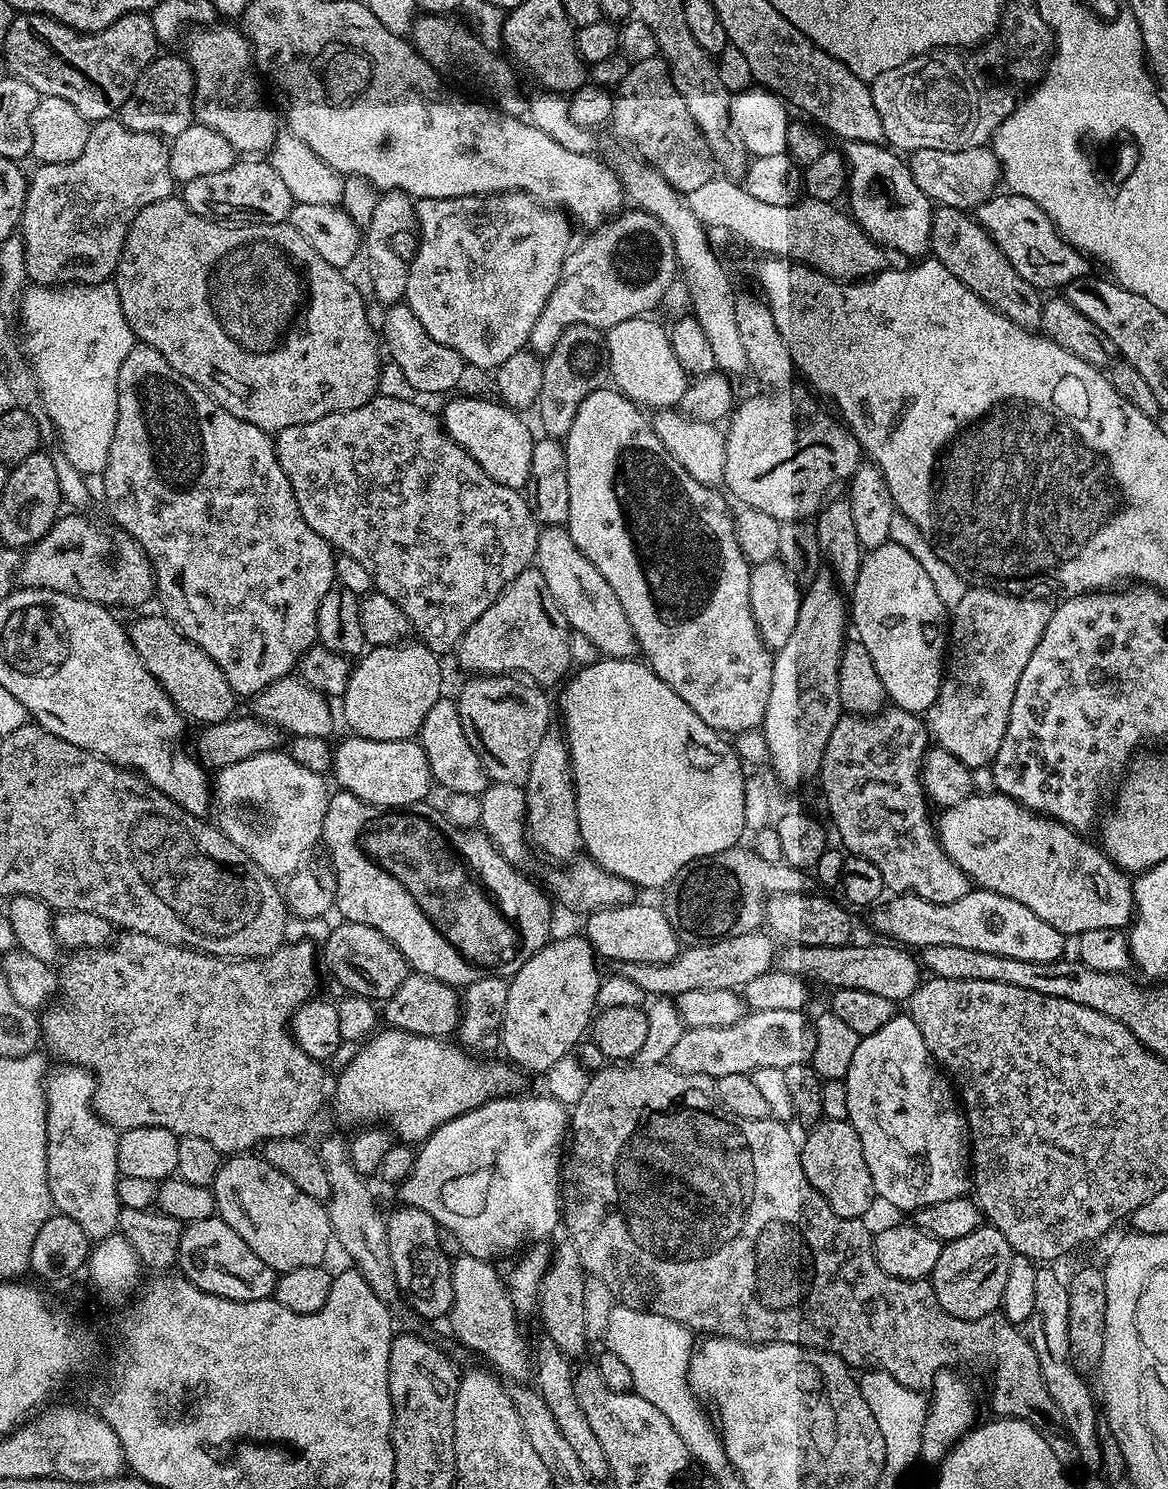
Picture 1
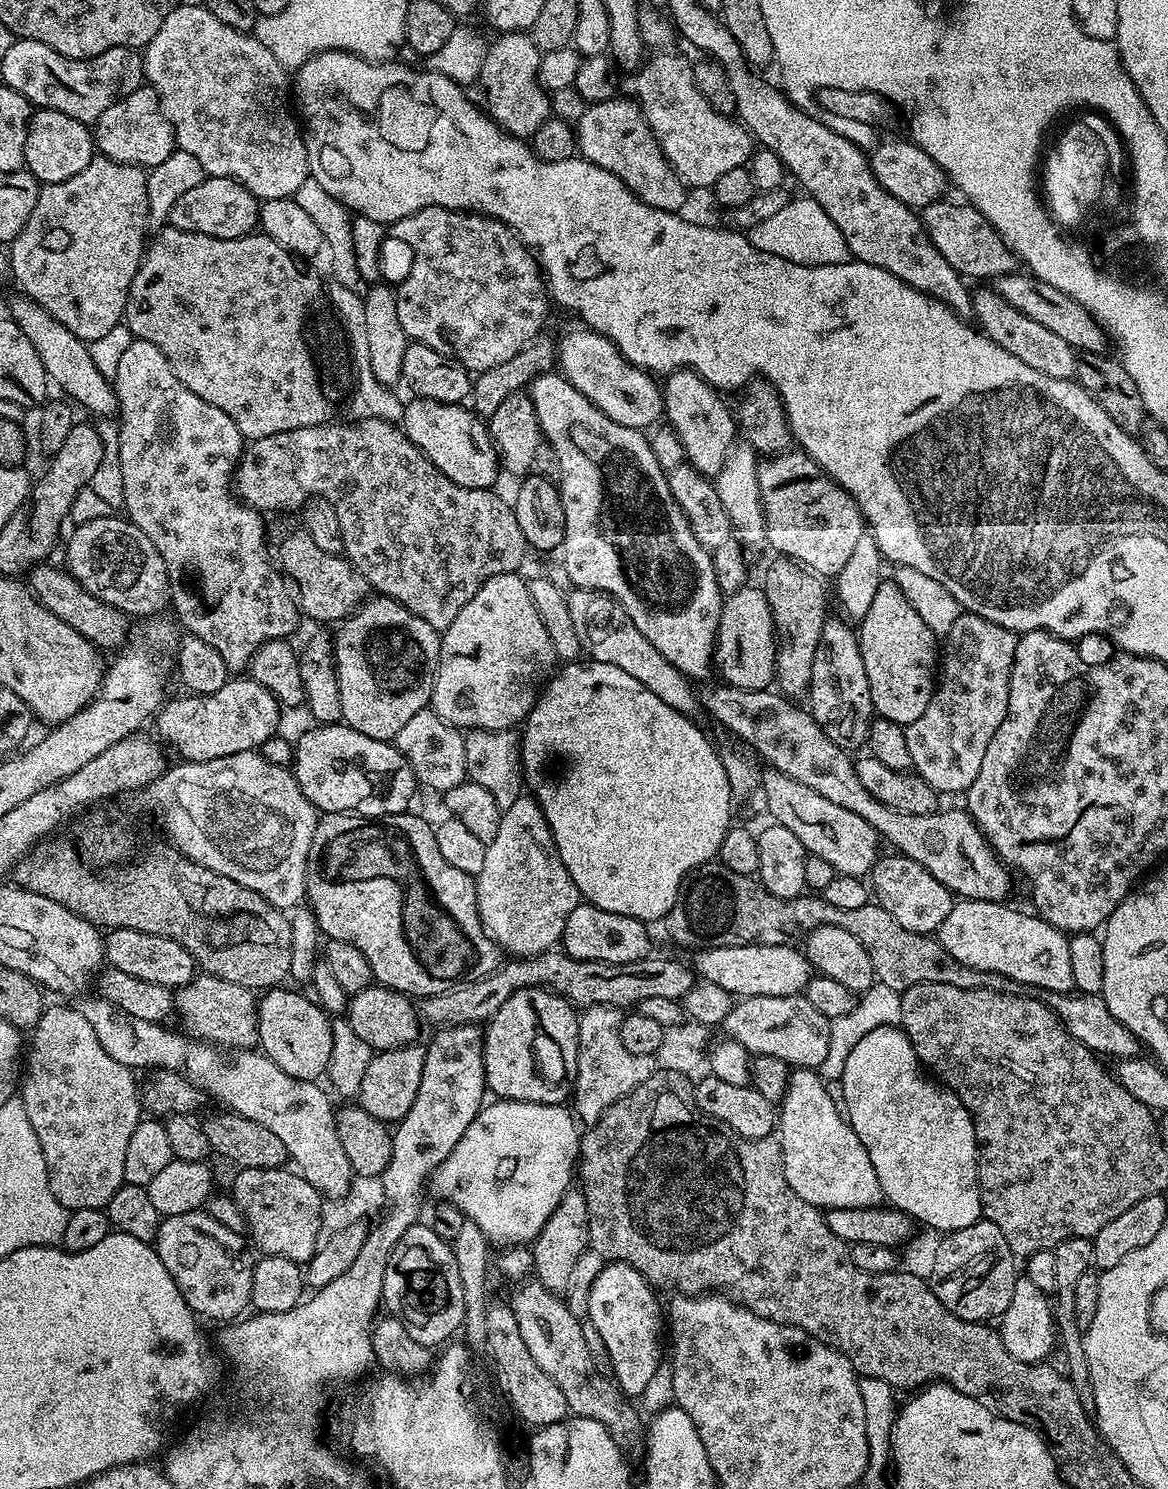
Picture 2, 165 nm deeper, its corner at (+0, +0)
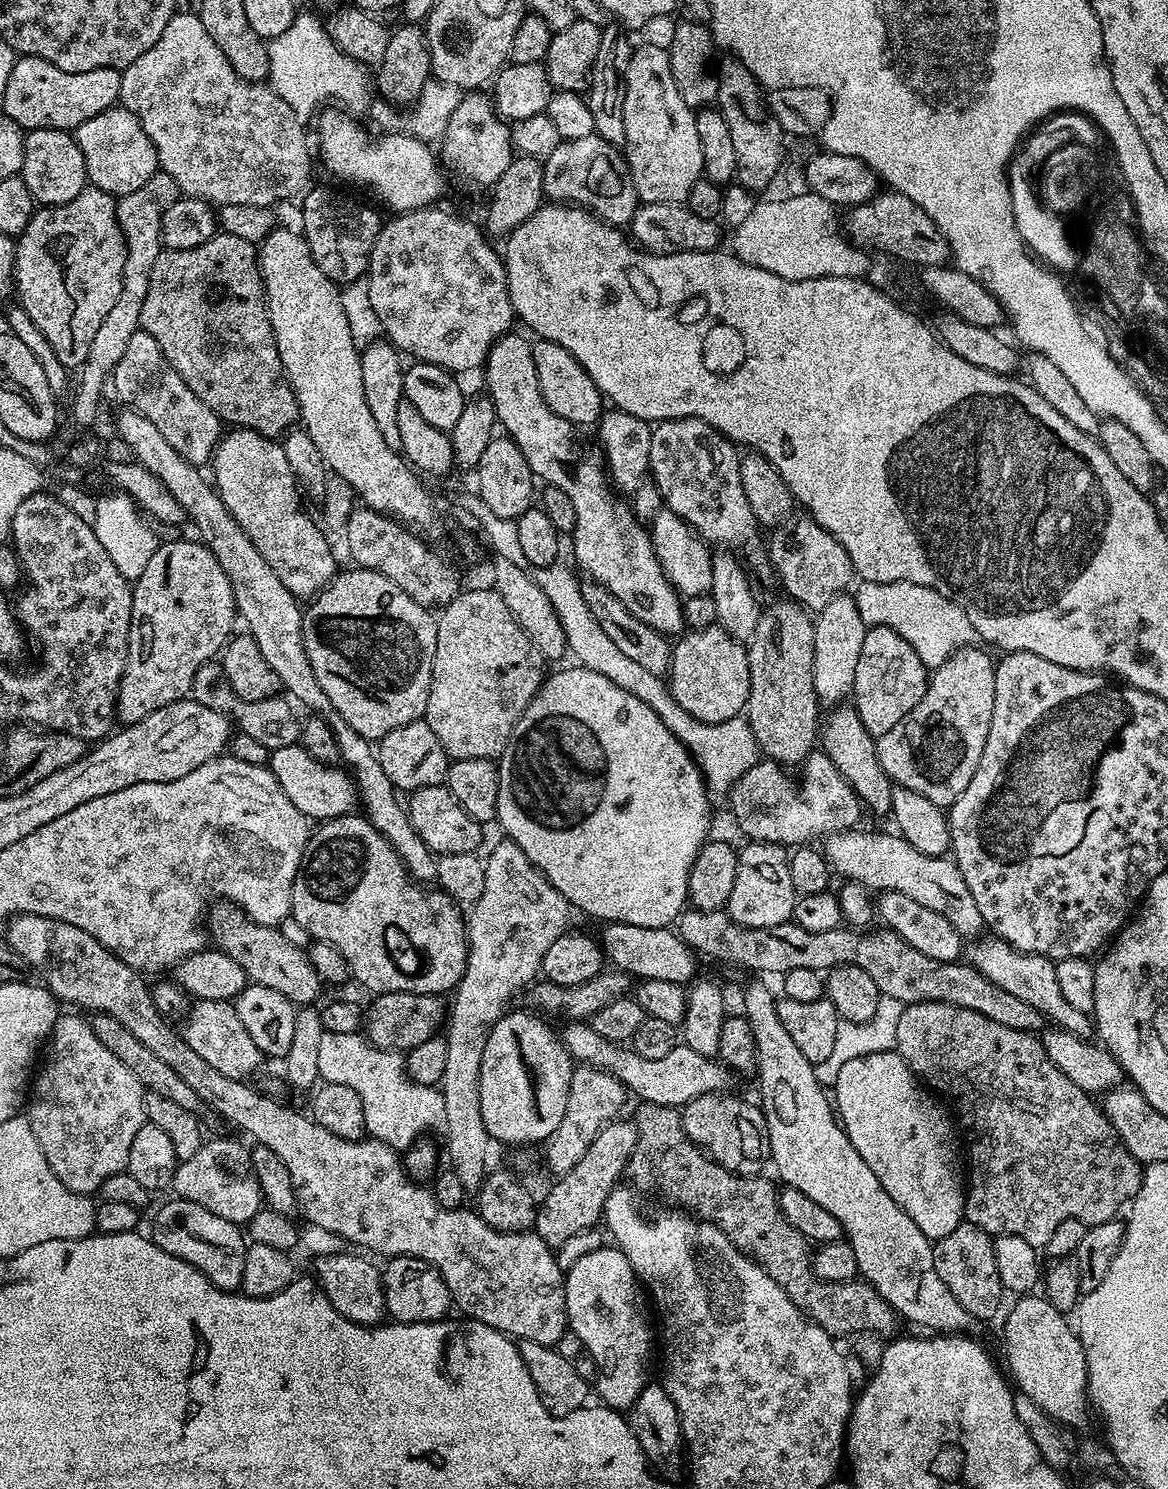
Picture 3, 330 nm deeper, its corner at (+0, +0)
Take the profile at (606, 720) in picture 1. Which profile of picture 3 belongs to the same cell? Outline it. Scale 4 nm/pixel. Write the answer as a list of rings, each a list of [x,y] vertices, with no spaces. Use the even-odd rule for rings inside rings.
[[[575,666],[576,668],[564,668],[561,672],[556,672],[547,677],[544,683],[540,685],[536,691],[536,697],[526,706],[526,710],[522,714],[522,718],[518,718],[518,722],[514,726],[514,734],[510,738],[510,742],[506,746],[503,756],[499,757],[498,767],[500,770],[500,781],[498,782],[498,806],[496,807],[496,820],[501,824],[503,835],[515,842],[522,850],[522,854],[526,854],[526,858],[530,858],[530,862],[535,868],[549,880],[558,891],[568,900],[569,905],[573,909],[581,908],[588,916],[593,916],[599,922],[611,922],[614,924],[629,924],[630,926],[650,926],[651,928],[666,928],[677,923],[678,917],[685,911],[688,899],[688,879],[690,878],[690,866],[694,866],[694,858],[698,854],[698,850],[709,839],[708,827],[712,824],[712,807],[713,801],[710,799],[708,785],[705,783],[704,774],[696,758],[688,751],[688,748],[666,728],[666,723],[650,708],[646,702],[642,702],[634,694],[628,693],[622,686],[616,685],[610,678],[604,677],[600,673],[596,673],[592,669],[583,666]]]

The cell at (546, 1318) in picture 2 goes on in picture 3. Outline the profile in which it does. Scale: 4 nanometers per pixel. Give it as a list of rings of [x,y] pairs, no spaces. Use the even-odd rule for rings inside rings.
[[[26,914],[25,916],[13,916],[7,921],[6,927],[8,927],[8,933],[6,933],[6,939],[8,944],[13,948],[21,958],[28,963],[29,969],[37,972],[41,976],[39,979],[42,981],[43,987],[47,988],[53,996],[56,997],[57,1001],[63,1002],[64,1000],[68,1004],[77,1004],[80,1009],[88,1014],[109,1015],[110,1018],[116,1018],[118,1022],[126,1026],[126,1029],[130,1030],[130,1034],[138,1038],[143,1045],[147,1047],[157,1058],[162,1058],[166,1065],[170,1066],[171,1069],[178,1074],[178,1077],[182,1078],[183,1081],[187,1083],[194,1090],[195,1094],[198,1094],[198,1098],[204,1106],[210,1106],[221,1116],[224,1120],[229,1120],[236,1128],[241,1128],[248,1136],[253,1136],[256,1139],[255,1143],[262,1148],[269,1148],[274,1150],[274,1154],[278,1154],[278,1158],[282,1158],[282,1166],[286,1166],[286,1170],[290,1170],[290,1182],[293,1188],[296,1189],[296,1202],[299,1211],[302,1213],[304,1211],[305,1221],[309,1225],[320,1226],[325,1230],[331,1232],[336,1236],[340,1236],[344,1242],[349,1245],[355,1246],[360,1250],[367,1250],[369,1253],[381,1252],[384,1258],[391,1258],[393,1256],[413,1256],[419,1260],[424,1260],[430,1266],[434,1266],[440,1271],[440,1277],[446,1282],[448,1287],[448,1292],[452,1296],[452,1303],[458,1309],[461,1308],[464,1311],[463,1315],[467,1319],[475,1320],[478,1324],[485,1324],[490,1326],[494,1330],[503,1332],[512,1338],[523,1338],[525,1340],[533,1340],[539,1344],[546,1344],[549,1346],[559,1345],[559,1340],[563,1338],[564,1332],[569,1331],[568,1326],[568,1315],[566,1314],[566,1302],[564,1301],[564,1278],[566,1275],[565,1269],[558,1266],[556,1261],[556,1253],[549,1244],[542,1242],[542,1238],[538,1238],[538,1234],[535,1230],[525,1230],[522,1232],[500,1232],[497,1228],[492,1228],[488,1225],[484,1219],[480,1216],[479,1212],[475,1210],[469,1210],[467,1207],[462,1208],[444,1208],[439,1202],[434,1198],[431,1187],[422,1185],[423,1183],[417,1182],[413,1177],[409,1176],[404,1162],[399,1151],[393,1149],[390,1145],[386,1145],[381,1141],[374,1140],[371,1138],[365,1138],[363,1140],[343,1140],[338,1138],[338,1134],[330,1134],[330,1130],[326,1130],[322,1126],[318,1126],[316,1121],[309,1118],[307,1115],[304,1116],[300,1112],[295,1112],[292,1108],[287,1108],[284,1104],[279,1104],[272,1096],[263,1096],[260,1092],[255,1092],[251,1088],[251,1083],[245,1082],[243,1080],[235,1080],[234,1078],[226,1078],[226,1074],[218,1074],[218,1070],[214,1070],[214,1066],[210,1066],[210,1062],[206,1062],[206,1058],[201,1058],[199,1054],[194,1054],[194,1050],[190,1050],[190,1046],[186,1046],[183,1035],[179,1031],[176,1032],[167,1024],[165,1017],[156,1009],[156,1003],[152,997],[152,988],[150,984],[147,984],[145,977],[141,973],[136,972],[130,966],[126,966],[124,962],[119,960],[117,956],[113,954],[110,950],[106,950],[106,946],[102,946],[102,942],[98,942],[98,938],[94,938],[90,934],[86,934],[84,930],[78,930],[76,926],[70,926],[66,922],[61,920],[55,920],[54,918],[46,918],[45,916],[35,916],[34,914]]]

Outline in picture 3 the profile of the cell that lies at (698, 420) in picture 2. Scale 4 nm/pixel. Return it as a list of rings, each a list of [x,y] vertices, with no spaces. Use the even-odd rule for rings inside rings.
[[[698,418],[685,420],[662,420],[652,428],[650,438],[650,480],[656,484],[664,500],[664,507],[670,509],[678,518],[690,525],[702,539],[709,545],[717,546],[724,550],[737,550],[744,548],[748,555],[746,564],[757,577],[773,579],[774,569],[770,563],[767,551],[760,549],[760,540],[756,537],[758,525],[754,514],[750,510],[750,502],[746,502],[746,494],[742,491],[742,474],[740,473],[740,457],[737,445],[728,437],[723,436],[718,429],[702,422]]]

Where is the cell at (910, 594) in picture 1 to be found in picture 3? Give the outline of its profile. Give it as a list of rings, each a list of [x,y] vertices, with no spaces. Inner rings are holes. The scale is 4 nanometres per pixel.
[[[886,626],[869,627],[862,642],[858,670],[854,670],[851,694],[858,718],[862,718],[862,726],[877,738],[886,734],[886,730],[894,730],[894,726],[898,726],[898,722],[922,702],[929,679],[929,669],[925,668],[922,658],[918,658],[914,646],[910,646],[906,638]]]

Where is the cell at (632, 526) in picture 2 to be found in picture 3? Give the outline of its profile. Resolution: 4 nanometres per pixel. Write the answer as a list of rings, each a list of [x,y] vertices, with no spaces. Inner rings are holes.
[[[512,330],[508,335],[498,338],[498,342],[494,342],[494,346],[488,352],[487,360],[482,365],[484,380],[488,383],[486,395],[494,406],[499,427],[519,443],[522,454],[537,481],[545,480],[543,482],[545,485],[561,488],[566,490],[566,494],[570,494],[570,502],[574,502],[576,519],[570,540],[572,540],[572,552],[580,563],[579,571],[581,573],[584,571],[588,575],[585,577],[610,590],[610,594],[614,594],[614,598],[618,598],[618,602],[622,602],[622,606],[626,606],[626,610],[630,610],[634,618],[646,622],[646,626],[665,634],[673,634],[672,632],[676,631],[679,633],[685,627],[682,597],[664,573],[664,567],[661,566],[652,545],[649,529],[635,516],[633,505],[614,491],[603,455],[595,447],[592,449],[590,445],[583,444],[576,437],[577,429],[571,420],[554,414],[554,410],[546,406],[546,398],[542,398],[542,390],[538,386],[538,370],[534,370],[533,341],[527,335],[524,336],[519,336],[516,330]]]

